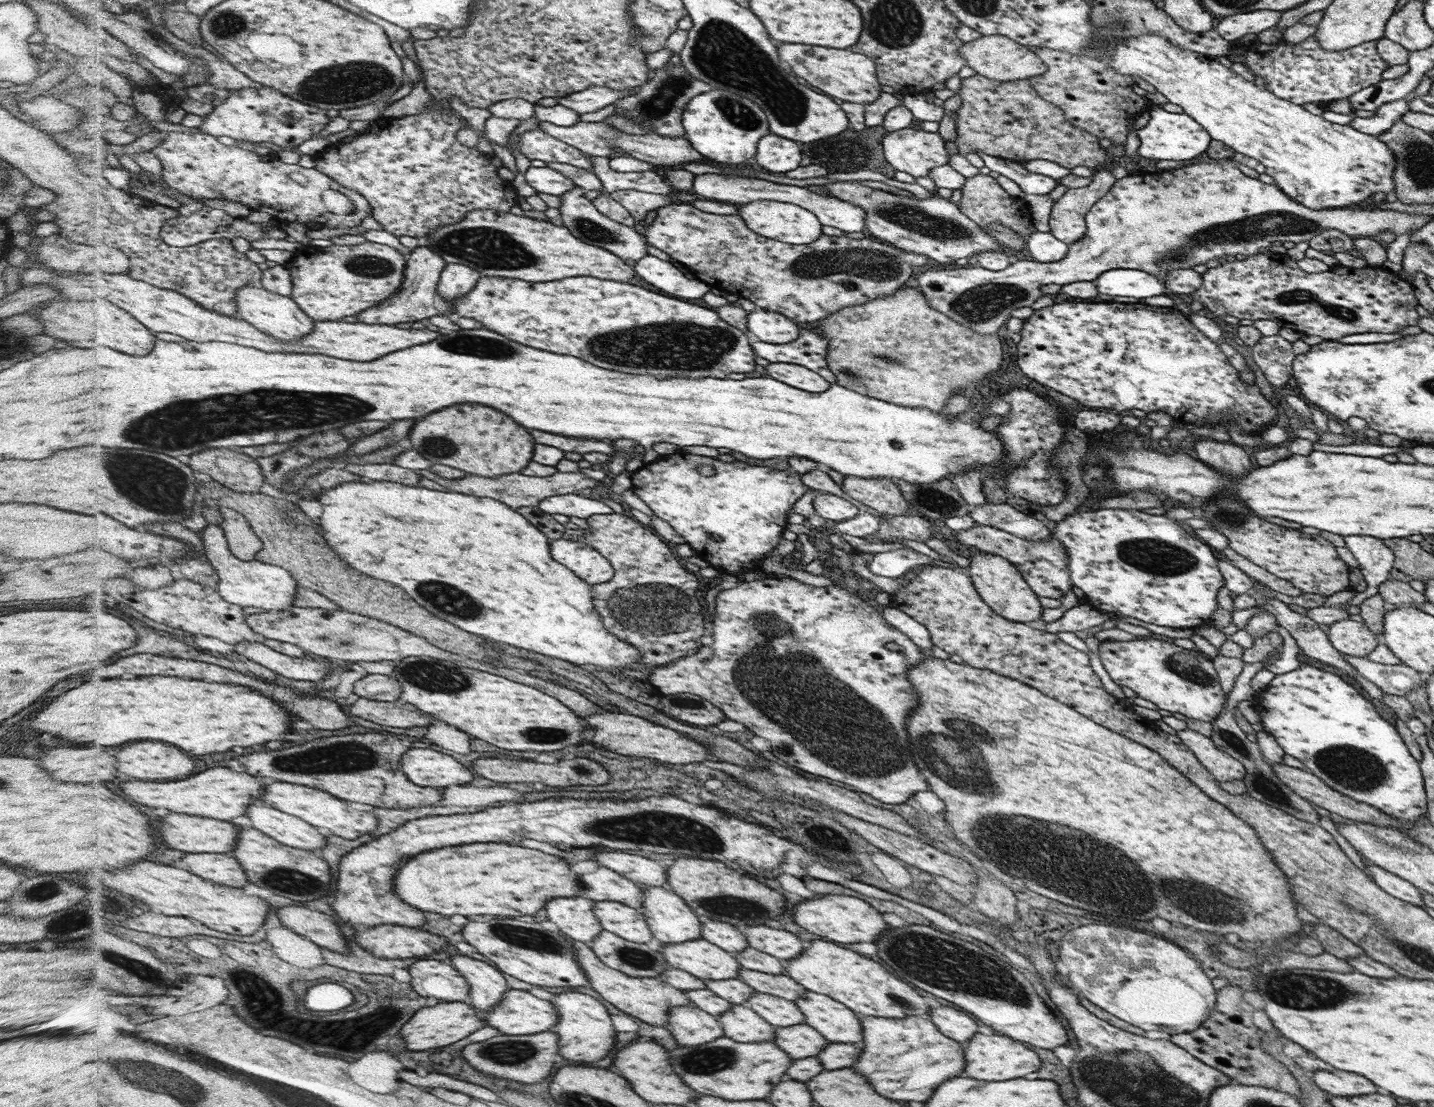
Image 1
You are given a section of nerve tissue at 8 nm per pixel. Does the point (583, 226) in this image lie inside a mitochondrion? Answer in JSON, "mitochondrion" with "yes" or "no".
{"mitochondrion":"yes"}

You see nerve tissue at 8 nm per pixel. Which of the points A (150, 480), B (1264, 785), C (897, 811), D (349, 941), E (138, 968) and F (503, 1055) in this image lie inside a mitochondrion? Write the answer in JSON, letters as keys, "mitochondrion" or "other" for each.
{"A":"mitochondrion","B":"mitochondrion","C":"other","D":"other","E":"mitochondrion","F":"mitochondrion"}

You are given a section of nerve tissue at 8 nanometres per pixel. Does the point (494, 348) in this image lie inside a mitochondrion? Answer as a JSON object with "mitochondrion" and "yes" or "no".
{"mitochondrion":"yes"}

